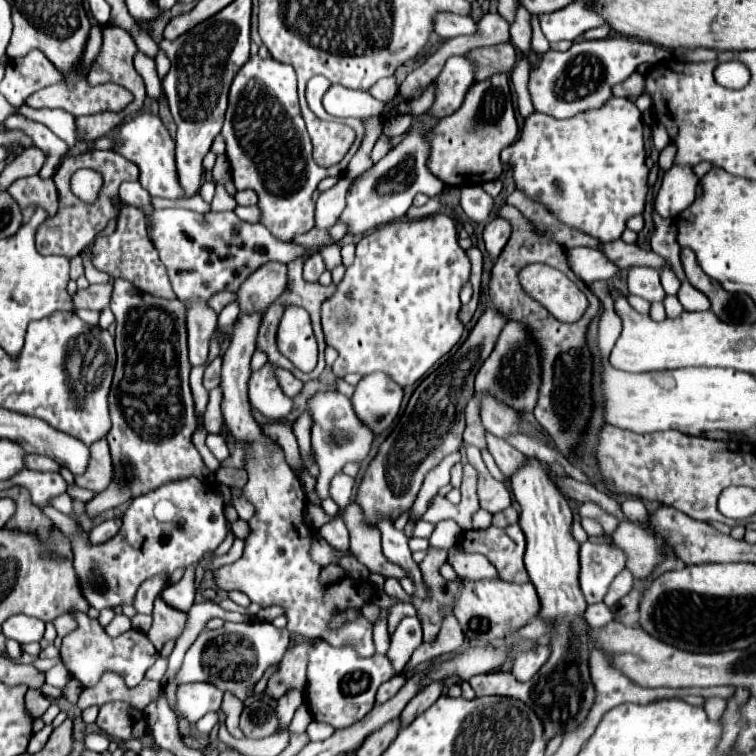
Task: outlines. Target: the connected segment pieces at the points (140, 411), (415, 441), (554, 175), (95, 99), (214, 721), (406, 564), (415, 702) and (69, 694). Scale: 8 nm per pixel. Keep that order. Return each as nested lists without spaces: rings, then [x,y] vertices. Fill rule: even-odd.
[[[116,279],[114,281],[114,291],[112,291],[112,301],[110,301],[110,309],[116,317],[116,351],[118,351],[118,361],[116,361],[116,371],[114,371],[114,381],[112,381],[112,389],[110,389],[110,417],[112,417],[112,429],[106,437],[108,447],[110,447],[110,457],[112,457],[112,465],[114,465],[114,481],[100,493],[96,493],[88,503],[86,503],[86,513],[88,517],[96,517],[102,511],[114,509],[126,501],[132,501],[134,497],[144,495],[146,491],[154,491],[156,487],[168,483],[168,481],[178,481],[178,479],[188,479],[188,477],[196,477],[202,481],[214,481],[214,473],[204,465],[200,453],[196,451],[194,443],[192,443],[192,435],[198,429],[198,419],[196,419],[196,411],[194,411],[194,399],[192,399],[192,391],[188,385],[188,375],[190,375],[190,361],[188,361],[188,345],[186,345],[186,319],[184,313],[186,309],[182,307],[182,303],[178,299],[174,301],[166,301],[160,297],[150,297],[148,293],[138,291],[132,283],[124,281],[124,279]]]
[[[488,309],[478,319],[476,327],[460,345],[460,349],[434,373],[430,373],[412,393],[402,417],[398,419],[386,441],[380,445],[378,455],[368,465],[366,475],[358,485],[356,503],[362,507],[368,525],[374,525],[374,517],[378,517],[378,513],[386,513],[386,517],[394,517],[394,521],[402,513],[406,513],[420,491],[426,473],[434,469],[446,455],[460,451],[464,409],[474,395],[474,377],[484,359],[492,353],[504,325],[506,319],[498,311]]]
[[[610,97],[602,109],[588,109],[568,119],[554,119],[534,111],[524,119],[518,141],[502,151],[502,161],[512,167],[516,189],[528,199],[542,203],[560,223],[592,235],[598,241],[616,241],[624,233],[626,221],[644,211],[644,197],[648,193],[640,115],[638,107],[624,97]]]
[[[80,79],[74,89],[66,87],[66,81],[40,89],[38,93],[32,93],[26,103],[36,109],[64,109],[72,113],[74,117],[80,115],[94,115],[102,111],[122,111],[130,101],[134,101],[134,95],[120,85],[106,83],[98,87],[90,87],[86,79]]]
[[[208,713],[206,717],[202,717],[202,719],[196,723],[196,727],[198,727],[200,735],[206,737],[218,723],[220,723],[220,715],[218,715],[218,713]]]
[[[382,519],[378,523],[378,529],[382,533],[382,549],[384,549],[384,557],[390,561],[390,563],[396,563],[400,565],[404,571],[406,571],[406,577],[410,577],[414,581],[414,605],[416,603],[422,603],[428,599],[428,587],[426,583],[422,581],[422,573],[420,573],[420,567],[418,563],[412,559],[412,551],[408,549],[408,537],[404,535],[404,531],[398,531],[394,527],[394,523],[390,519]]]
[[[440,681],[440,683],[432,683],[432,685],[428,685],[428,687],[424,687],[422,691],[418,691],[418,693],[414,695],[414,699],[408,701],[406,709],[400,713],[402,729],[404,729],[404,725],[408,725],[410,721],[414,721],[420,713],[424,713],[424,711],[440,697],[440,693],[442,693],[442,681]]]
[[[71,678],[62,691],[65,699],[71,703],[76,704],[82,691],[82,685],[78,680]]]

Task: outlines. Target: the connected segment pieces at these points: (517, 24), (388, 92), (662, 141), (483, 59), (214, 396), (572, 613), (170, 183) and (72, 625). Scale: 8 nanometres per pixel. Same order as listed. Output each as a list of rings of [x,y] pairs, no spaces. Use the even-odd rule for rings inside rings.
[[[520,5],[516,11],[516,21],[513,22],[512,28],[509,30],[510,41],[516,45],[520,51],[528,51],[530,49],[530,39],[532,39],[532,15]]]
[[[394,75],[378,81],[378,83],[370,89],[370,95],[374,95],[376,99],[380,99],[380,101],[384,101],[384,103],[392,101],[392,99],[396,97],[396,93],[398,93],[398,87],[396,87],[396,77],[394,77]]]
[[[658,123],[652,127],[652,139],[658,151],[662,151],[671,142],[667,130],[662,129],[662,125],[658,125]]]
[[[500,43],[486,49],[474,49],[466,53],[466,57],[474,57],[474,79],[482,81],[494,73],[510,73],[516,65],[516,51],[512,43]]]
[[[216,387],[209,392],[208,407],[203,417],[204,428],[208,433],[220,434],[223,430],[224,419],[220,413],[220,403],[222,403],[222,387]]]
[[[526,457],[526,465],[522,465],[522,469],[518,469],[518,473],[510,477],[510,487],[516,501],[520,503],[518,525],[526,535],[524,563],[542,603],[540,617],[556,623],[550,641],[552,655],[530,681],[522,683],[508,671],[496,671],[486,675],[474,675],[468,679],[468,683],[476,691],[476,697],[506,695],[528,703],[542,719],[544,737],[552,739],[560,731],[562,733],[574,731],[586,719],[594,703],[594,685],[588,673],[588,655],[590,655],[590,641],[586,637],[588,623],[582,619],[586,601],[578,587],[580,545],[570,535],[572,509],[566,497],[554,485],[554,479],[550,477],[548,471],[548,463],[536,457]]]
[[[140,113],[132,121],[124,123],[112,139],[118,141],[116,153],[126,157],[128,161],[136,163],[140,169],[140,181],[142,187],[152,195],[152,197],[164,197],[164,199],[182,199],[182,187],[178,185],[178,171],[174,163],[174,141],[168,133],[168,129],[162,125],[160,117]]]
[[[70,613],[58,617],[58,619],[54,621],[54,625],[56,625],[58,637],[66,637],[66,633],[72,633],[72,631],[76,629],[76,621],[74,621],[74,617],[70,617]]]

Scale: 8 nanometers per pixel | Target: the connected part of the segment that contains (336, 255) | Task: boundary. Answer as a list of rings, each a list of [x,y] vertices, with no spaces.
[[[334,245],[334,247],[330,247],[330,249],[326,247],[326,249],[322,251],[322,259],[324,259],[328,271],[332,271],[334,267],[338,267],[338,265],[340,265],[340,247],[338,247],[338,245]]]

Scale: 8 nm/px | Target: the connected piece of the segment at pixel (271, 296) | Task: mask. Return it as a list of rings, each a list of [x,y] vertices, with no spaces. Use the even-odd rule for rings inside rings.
[[[266,263],[254,271],[238,289],[240,311],[246,315],[264,313],[286,291],[286,273],[284,263]]]

